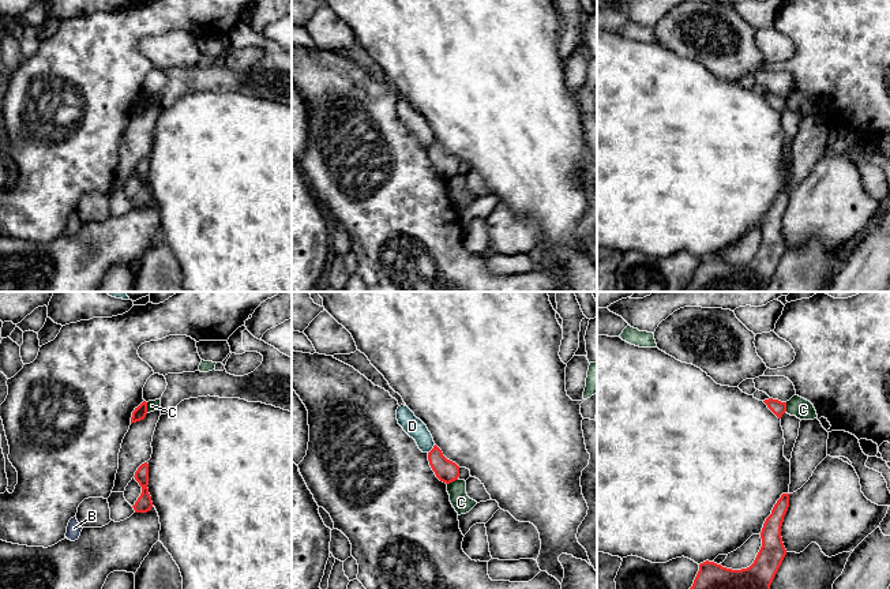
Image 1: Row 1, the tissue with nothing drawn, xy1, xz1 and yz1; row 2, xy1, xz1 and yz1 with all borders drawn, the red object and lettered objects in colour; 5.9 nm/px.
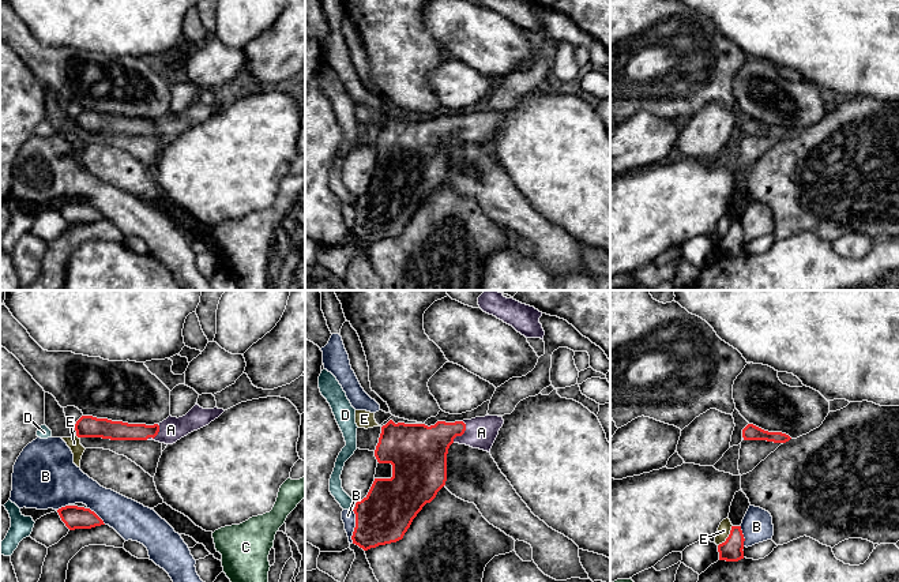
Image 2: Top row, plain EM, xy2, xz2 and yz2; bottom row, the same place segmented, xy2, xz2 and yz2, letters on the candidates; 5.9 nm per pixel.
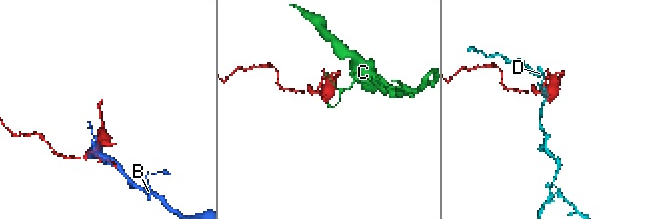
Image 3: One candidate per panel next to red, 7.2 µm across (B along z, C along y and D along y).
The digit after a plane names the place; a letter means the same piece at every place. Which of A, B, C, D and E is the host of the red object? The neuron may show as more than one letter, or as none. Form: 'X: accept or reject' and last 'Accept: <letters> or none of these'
A: accept
B: reject
C: reject
D: reject
E: reject
Accept: A

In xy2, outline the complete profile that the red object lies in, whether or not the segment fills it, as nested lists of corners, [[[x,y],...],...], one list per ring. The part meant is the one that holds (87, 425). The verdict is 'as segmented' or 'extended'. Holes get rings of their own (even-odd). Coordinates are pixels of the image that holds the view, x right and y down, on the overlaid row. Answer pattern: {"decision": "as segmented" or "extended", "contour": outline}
{"decision": "extended", "contour": [[[198,403],[183,417],[169,416],[159,424],[128,424],[82,416],[75,431],[78,438],[102,438],[110,440],[155,440],[165,444],[173,444],[188,433],[198,431],[218,418],[223,409],[203,409]]]}

